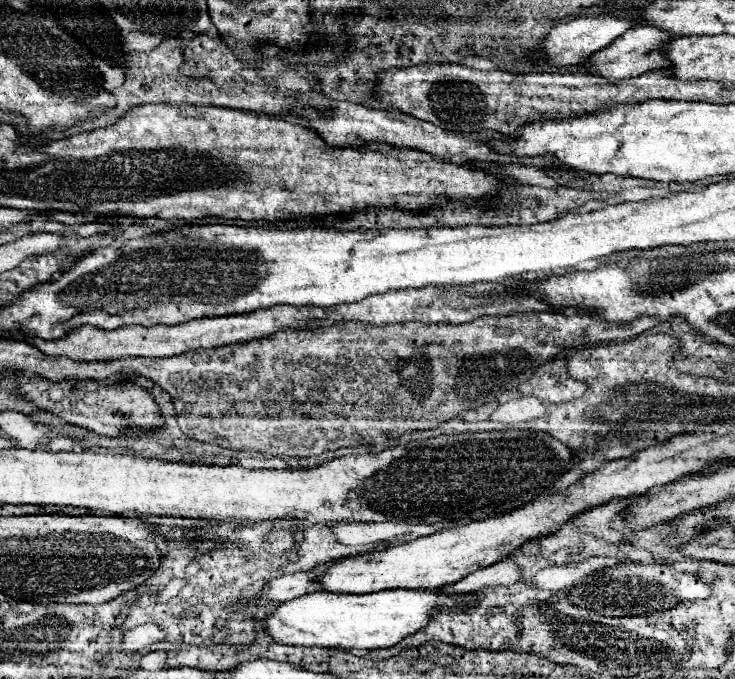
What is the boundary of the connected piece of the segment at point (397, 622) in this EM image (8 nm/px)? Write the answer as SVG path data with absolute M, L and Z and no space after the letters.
M384 590L372 594L334 594L334 592L316 592L304 594L300 598L280 602L266 616L268 634L282 644L300 644L300 646L320 646L320 648L342 648L342 650L376 650L390 648L412 636L416 630L426 628L434 610L440 608L474 608L478 600L472 594L446 594L442 590Z

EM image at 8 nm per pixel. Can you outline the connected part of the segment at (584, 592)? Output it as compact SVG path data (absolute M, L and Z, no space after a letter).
M616 562L612 568L590 574L570 588L568 598L578 608L596 610L602 616L622 618L640 616L640 612L664 612L688 600L704 600L710 596L710 586L702 582L696 574L678 574L666 562Z

